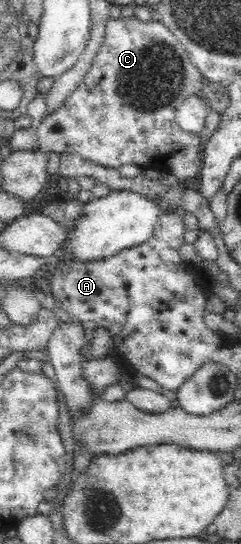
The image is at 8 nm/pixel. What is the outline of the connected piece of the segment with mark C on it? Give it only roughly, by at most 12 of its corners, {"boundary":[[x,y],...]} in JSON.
{"boundary":[[106,19],[43,153],[197,178],[207,83],[162,23]]}

